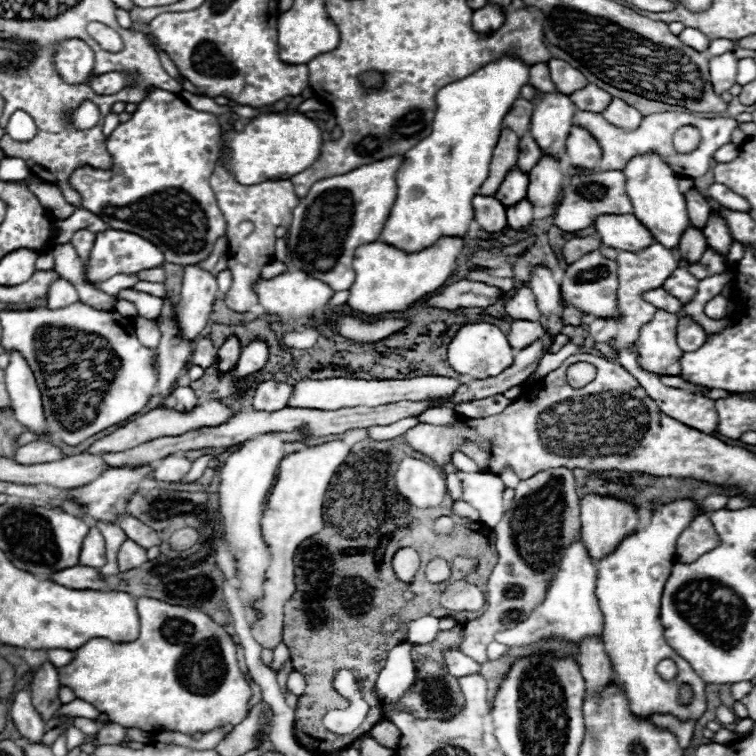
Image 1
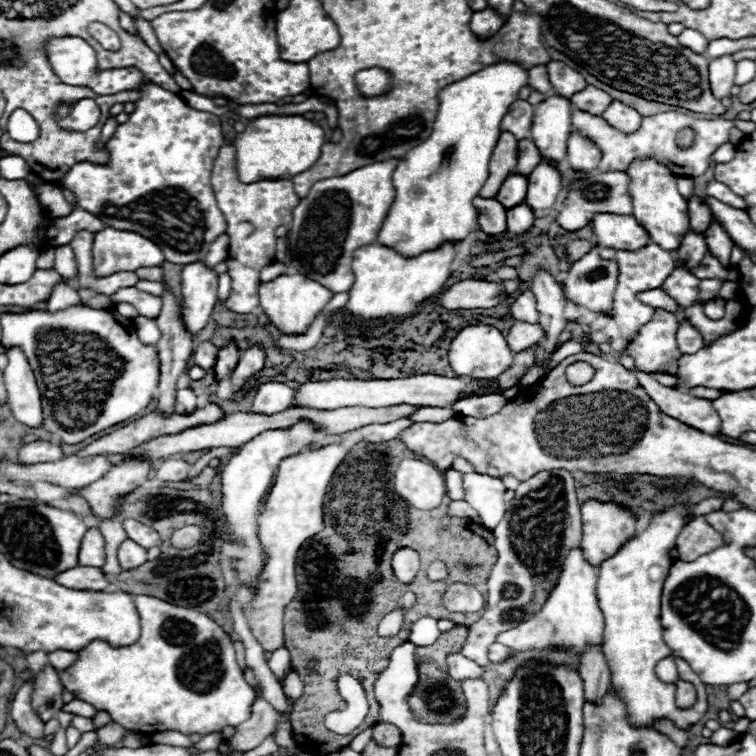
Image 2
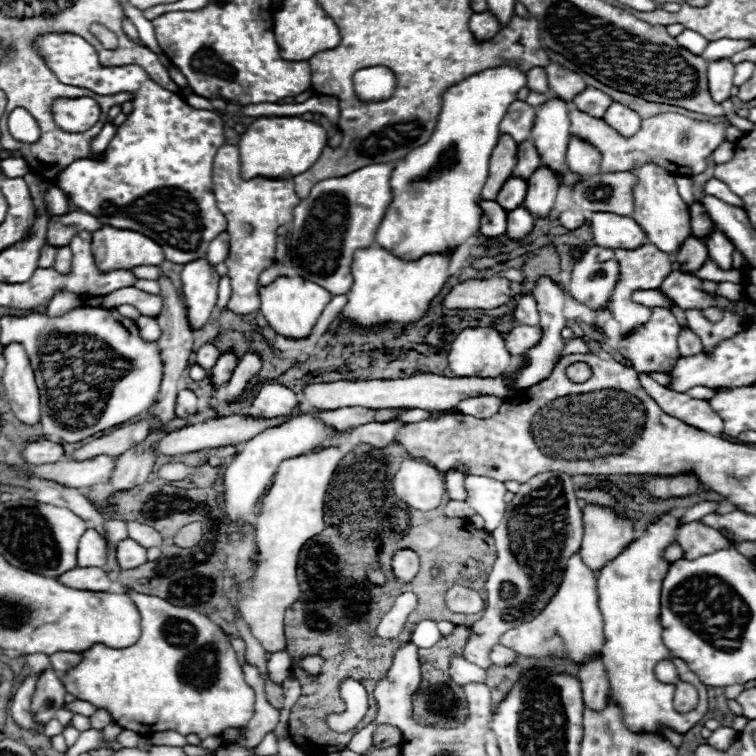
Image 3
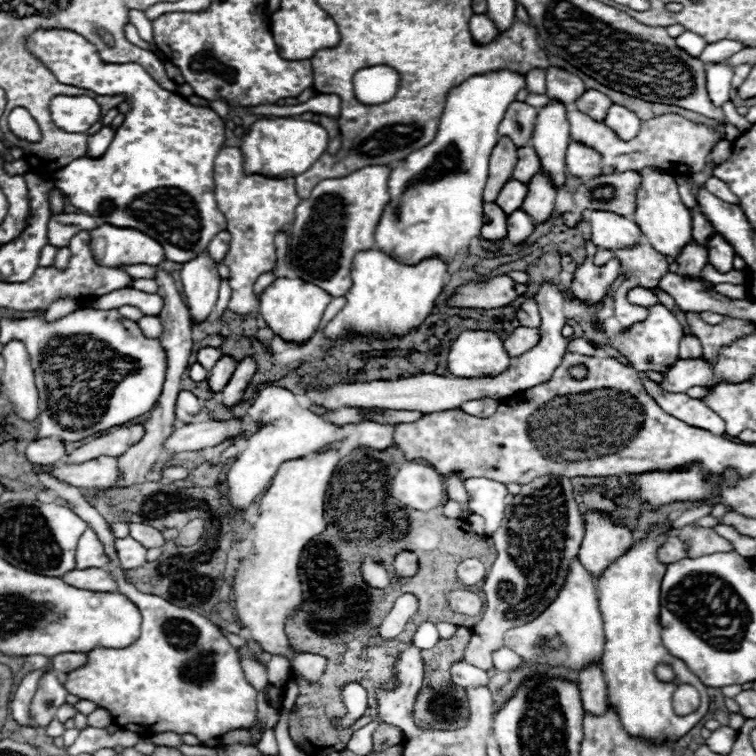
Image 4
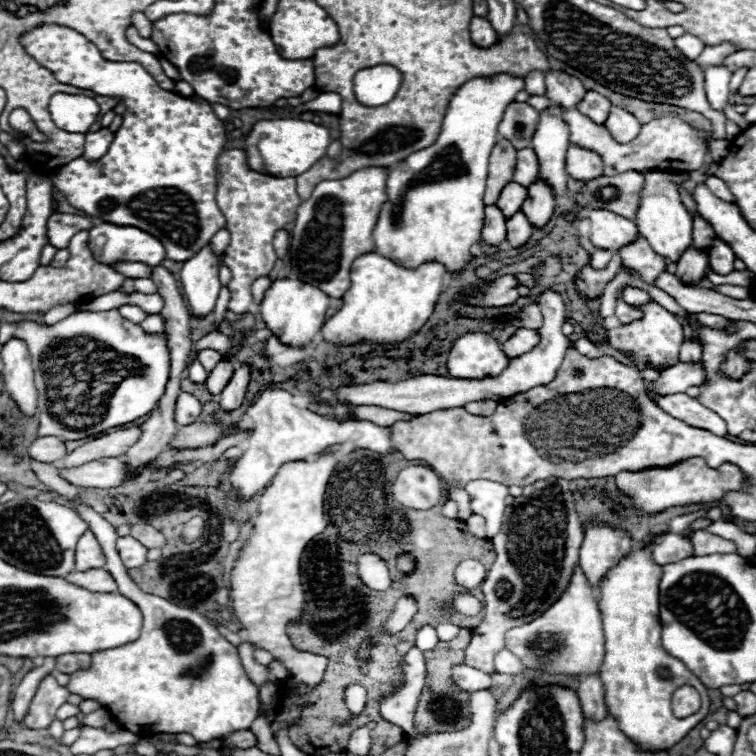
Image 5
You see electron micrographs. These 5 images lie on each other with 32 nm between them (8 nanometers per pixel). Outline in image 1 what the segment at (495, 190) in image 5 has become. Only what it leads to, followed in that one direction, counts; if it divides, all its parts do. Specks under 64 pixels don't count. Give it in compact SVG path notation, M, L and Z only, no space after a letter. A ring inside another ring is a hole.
M504 128L502 136L498 138L498 144L494 148L492 160L490 160L490 174L480 188L482 196L494 196L496 194L496 190L502 184L508 170L516 166L516 158L518 158L518 136L512 130Z

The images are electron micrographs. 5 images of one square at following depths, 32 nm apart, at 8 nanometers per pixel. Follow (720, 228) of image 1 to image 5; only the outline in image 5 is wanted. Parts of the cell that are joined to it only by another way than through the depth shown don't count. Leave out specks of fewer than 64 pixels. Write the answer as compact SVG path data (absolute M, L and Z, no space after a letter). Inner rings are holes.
M716 238L712 250L708 252L708 260L710 260L710 268L712 268L716 274L726 276L726 274L730 274L730 272L734 270L734 260L736 260L736 256L734 256L732 248L730 248L726 242L722 242L720 238Z

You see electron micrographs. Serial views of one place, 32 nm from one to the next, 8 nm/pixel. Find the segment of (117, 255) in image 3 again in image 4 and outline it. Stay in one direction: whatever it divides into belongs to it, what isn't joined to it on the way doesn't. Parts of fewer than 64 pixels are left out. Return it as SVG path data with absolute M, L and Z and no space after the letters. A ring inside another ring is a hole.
M102 224L90 230L90 250L100 266L118 268L124 264L158 266L164 260L164 248L152 236L134 228Z

